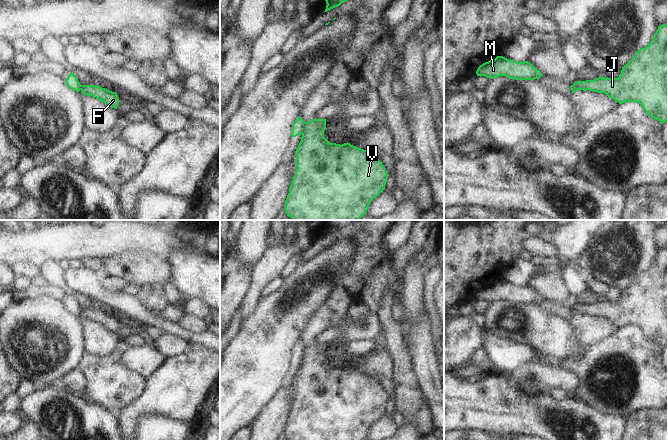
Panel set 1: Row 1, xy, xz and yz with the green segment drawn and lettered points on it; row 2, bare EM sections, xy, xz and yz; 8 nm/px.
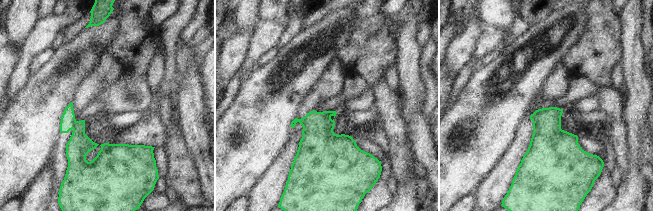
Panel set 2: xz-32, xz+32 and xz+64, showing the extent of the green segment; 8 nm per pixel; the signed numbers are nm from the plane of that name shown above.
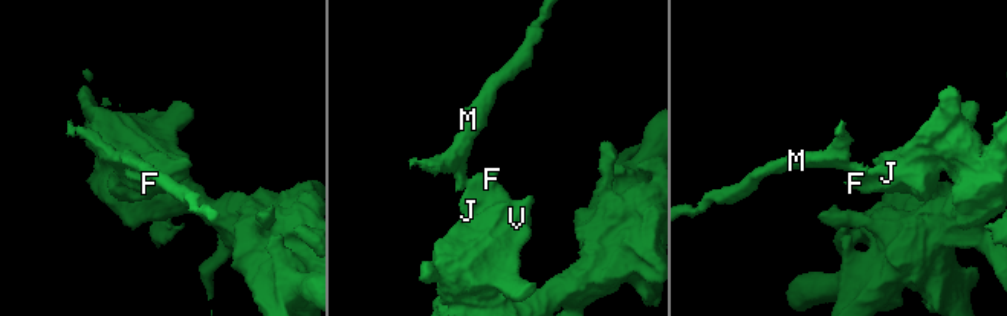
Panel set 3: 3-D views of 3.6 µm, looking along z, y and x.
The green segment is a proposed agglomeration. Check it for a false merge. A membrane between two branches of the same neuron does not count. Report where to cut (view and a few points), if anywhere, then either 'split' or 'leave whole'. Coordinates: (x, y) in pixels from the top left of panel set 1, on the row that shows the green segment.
cut in xz along (305, 122), (302, 134); split

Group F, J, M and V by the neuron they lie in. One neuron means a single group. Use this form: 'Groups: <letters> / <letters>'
Groups: F J V / M

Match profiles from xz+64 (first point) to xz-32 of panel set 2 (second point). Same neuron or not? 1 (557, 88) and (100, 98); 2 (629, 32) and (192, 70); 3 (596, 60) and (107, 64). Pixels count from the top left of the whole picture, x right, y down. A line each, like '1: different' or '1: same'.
1: different
2: different
3: different

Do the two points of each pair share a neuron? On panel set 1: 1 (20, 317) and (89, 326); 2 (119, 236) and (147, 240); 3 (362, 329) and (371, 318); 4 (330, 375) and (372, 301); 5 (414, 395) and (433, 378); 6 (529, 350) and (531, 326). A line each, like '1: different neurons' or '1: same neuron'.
1: different neurons
2: same neuron
3: same neuron
4: different neurons
5: different neurons
6: different neurons

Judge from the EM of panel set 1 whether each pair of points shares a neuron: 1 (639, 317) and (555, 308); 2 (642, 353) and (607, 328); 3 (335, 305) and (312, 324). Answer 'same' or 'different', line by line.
1: same
2: different
3: same

